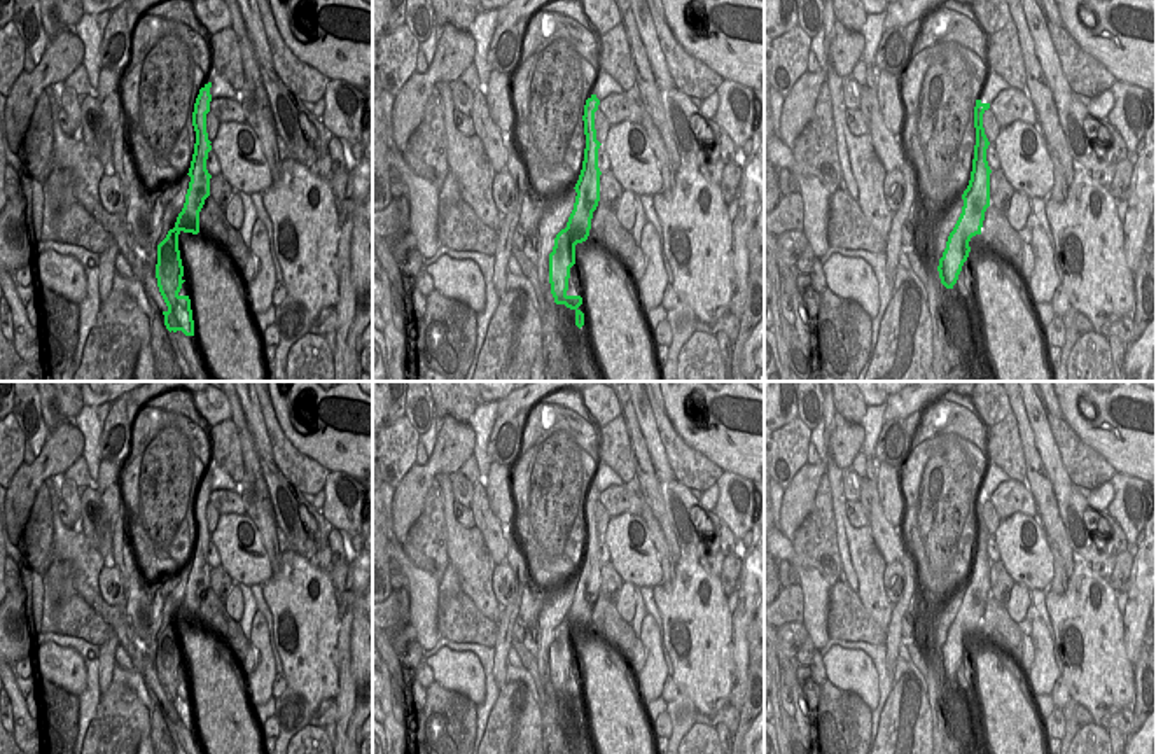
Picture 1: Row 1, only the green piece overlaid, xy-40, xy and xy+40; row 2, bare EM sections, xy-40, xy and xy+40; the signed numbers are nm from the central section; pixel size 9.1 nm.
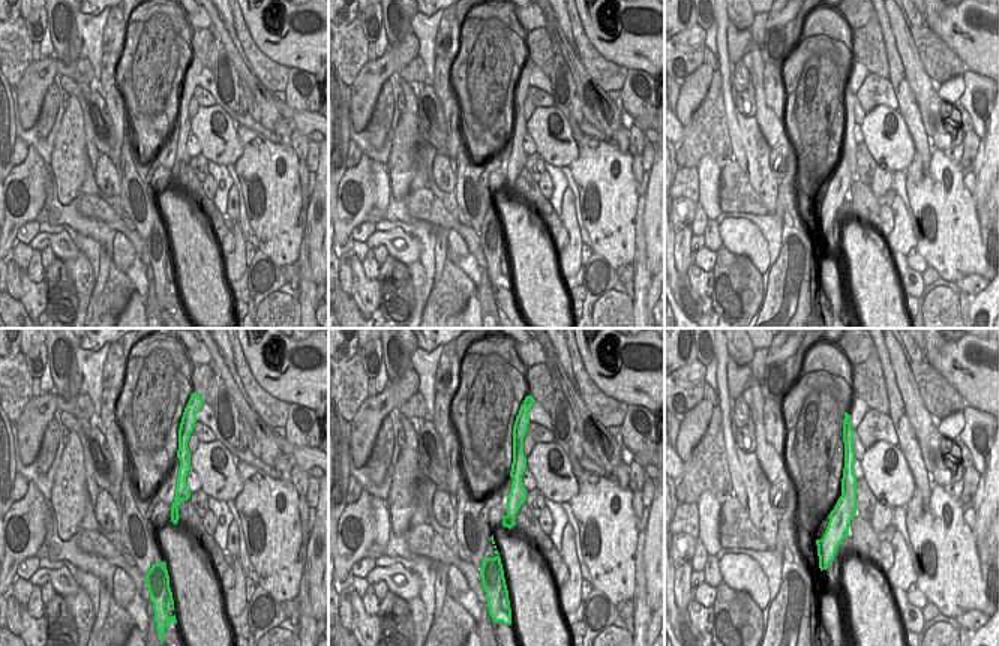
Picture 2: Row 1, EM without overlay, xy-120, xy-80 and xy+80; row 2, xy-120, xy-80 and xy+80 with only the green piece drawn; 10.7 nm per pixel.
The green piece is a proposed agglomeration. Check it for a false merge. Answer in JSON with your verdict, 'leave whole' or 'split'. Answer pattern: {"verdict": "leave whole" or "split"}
{"verdict": "split"}

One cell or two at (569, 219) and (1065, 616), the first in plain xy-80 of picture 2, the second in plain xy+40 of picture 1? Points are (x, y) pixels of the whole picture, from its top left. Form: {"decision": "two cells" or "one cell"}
{"decision": "two cells"}

